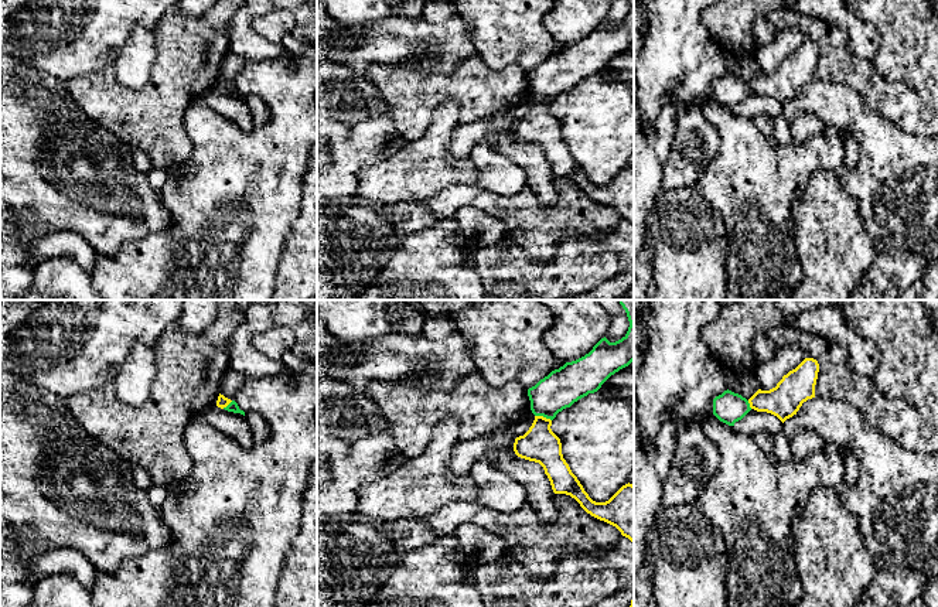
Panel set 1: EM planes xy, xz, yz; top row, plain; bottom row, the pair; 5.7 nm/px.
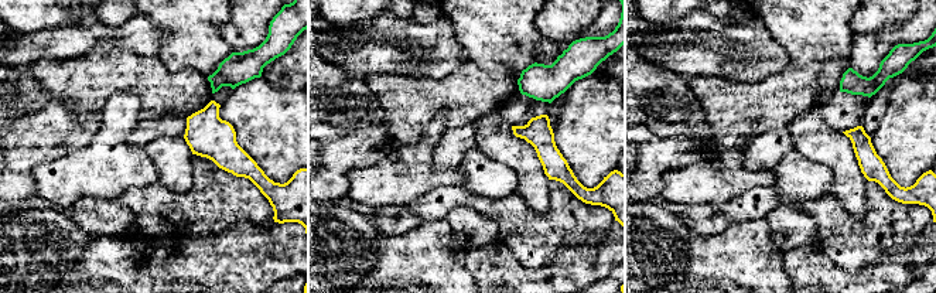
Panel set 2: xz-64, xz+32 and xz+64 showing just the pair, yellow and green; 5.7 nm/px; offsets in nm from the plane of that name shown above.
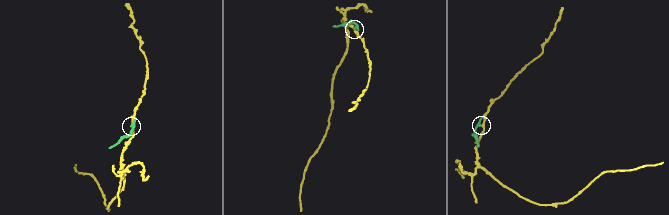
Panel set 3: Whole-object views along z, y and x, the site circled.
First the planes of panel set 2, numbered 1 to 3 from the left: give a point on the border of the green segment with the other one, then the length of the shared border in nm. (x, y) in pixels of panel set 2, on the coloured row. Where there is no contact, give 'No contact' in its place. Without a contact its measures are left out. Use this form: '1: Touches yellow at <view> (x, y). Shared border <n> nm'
1: No contact
2: No contact
3: No contact

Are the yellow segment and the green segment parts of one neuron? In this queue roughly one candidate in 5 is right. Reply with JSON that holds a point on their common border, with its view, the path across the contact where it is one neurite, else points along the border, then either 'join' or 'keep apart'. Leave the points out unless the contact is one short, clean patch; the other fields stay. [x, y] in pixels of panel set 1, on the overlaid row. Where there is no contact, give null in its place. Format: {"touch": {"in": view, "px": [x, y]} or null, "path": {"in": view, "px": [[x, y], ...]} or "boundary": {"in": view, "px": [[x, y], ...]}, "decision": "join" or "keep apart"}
{"touch": {"in": "xz", "px": [542, 416]}, "boundary": {"in": "xz", "px": [[535, 415], [542, 415], [551, 420]]}, "decision": "keep apart"}

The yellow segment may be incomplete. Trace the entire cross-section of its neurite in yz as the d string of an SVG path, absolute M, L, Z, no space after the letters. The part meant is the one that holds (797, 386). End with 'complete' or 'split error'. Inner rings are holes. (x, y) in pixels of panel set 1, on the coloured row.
M805 358L795 369L789 371L770 391L758 389L750 399L750 407L777 416L782 423L797 415L808 399L815 398L819 364Z | complete

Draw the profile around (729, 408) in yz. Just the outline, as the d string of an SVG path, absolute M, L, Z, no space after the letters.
M724 391L713 399L713 415L723 423L734 426L751 410L746 398L731 391Z

